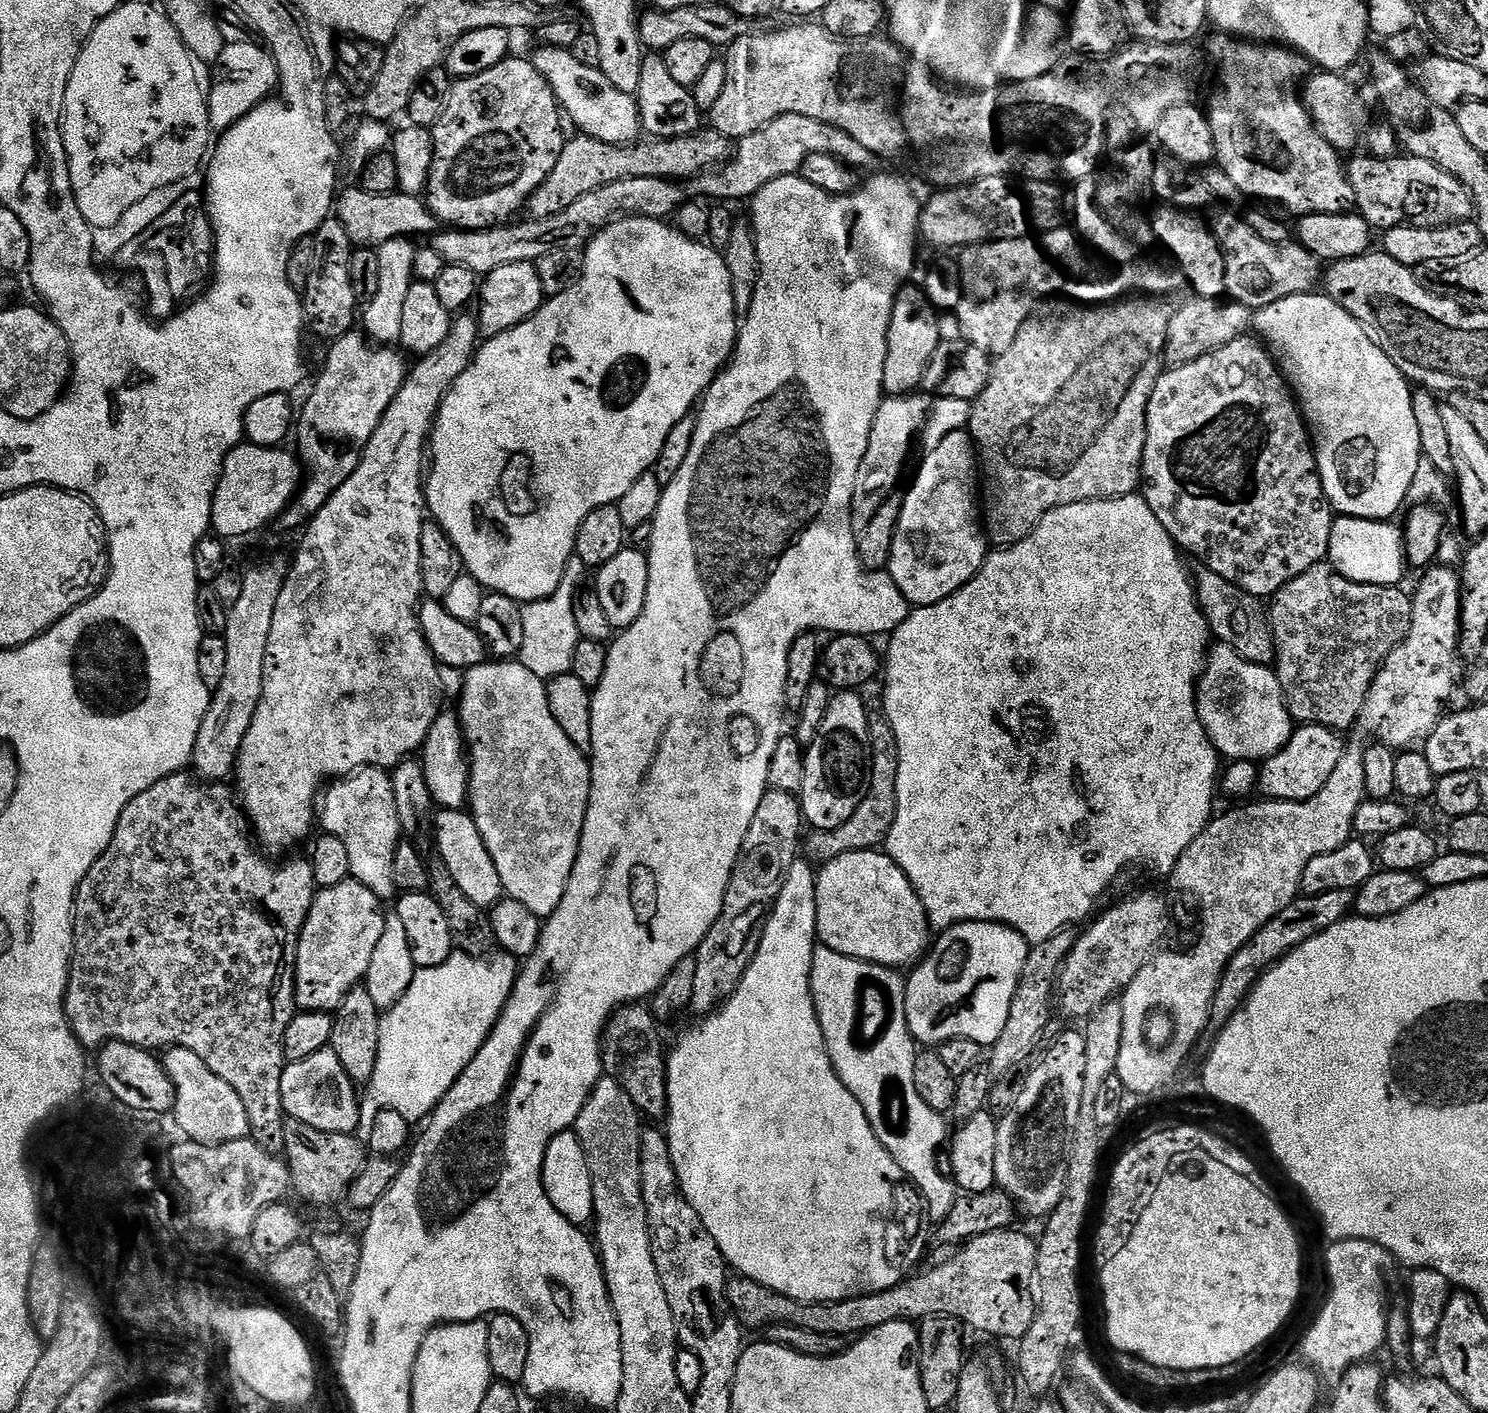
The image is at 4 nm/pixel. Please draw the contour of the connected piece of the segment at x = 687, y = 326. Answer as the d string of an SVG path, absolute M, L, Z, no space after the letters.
M645 216L617 218L612 223L607 224L605 228L600 229L583 249L580 275L576 277L576 281L562 294L545 299L542 307L529 320L522 321L521 324L514 326L508 332L503 332L497 336L485 339L479 345L478 351L473 355L472 363L469 364L467 370L458 378L458 382L454 382L454 386L446 394L446 398L440 407L440 412L436 415L430 437L430 471L426 476L426 508L431 515L432 512L436 515L433 516L435 523L439 524L441 530L447 534L450 542L454 542L454 546L458 550L460 560L465 566L467 575L472 576L488 592L497 592L503 596L508 596L511 600L517 601L521 605L529 604L535 600L546 598L550 594L554 594L554 590L558 590L558 586L562 582L562 574L566 570L566 562L570 562L570 558L576 551L576 535L582 526L582 522L586 522L589 514L602 506L606 506L607 504L619 505L620 499L626 494L626 490L630 490L630 486L634 486L634 482L638 482L638 478L644 475L644 473L655 469L656 459L658 458L658 454L662 454L662 446L666 442L666 438L670 435L670 430L674 430L674 426L678 426L678 422L682 422L682 418L690 415L693 409L697 407L698 401L708 391L709 386L716 381L717 376L720 375L731 357L732 349L736 346L737 335L738 313L734 306L734 292L732 290L732 283L730 282L730 270L726 266L723 255L717 249L713 248L711 244L699 240L691 240L689 236L681 234L671 223L664 220L651 220Z

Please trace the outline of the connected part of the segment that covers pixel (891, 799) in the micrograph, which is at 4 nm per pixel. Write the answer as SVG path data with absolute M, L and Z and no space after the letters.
M872 714L868 717L868 733L872 743L872 777L868 779L868 793L862 798L858 810L850 814L842 826L829 832L809 831L802 844L802 852L813 865L823 866L847 852L867 852L876 850L887 841L894 826L898 810L898 742L887 716Z

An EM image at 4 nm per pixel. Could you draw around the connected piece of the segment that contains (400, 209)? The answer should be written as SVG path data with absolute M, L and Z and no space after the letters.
M359 186L342 192L334 204L334 216L346 234L350 234L353 245L377 249L381 244L390 242L390 238L428 238L437 231L436 215L428 209L427 203L420 196L411 196L399 190L390 194L370 194Z

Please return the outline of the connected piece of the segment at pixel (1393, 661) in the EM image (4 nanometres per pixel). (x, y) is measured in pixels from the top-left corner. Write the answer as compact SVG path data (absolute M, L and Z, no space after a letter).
M1443 566L1429 567L1421 576L1424 577L1416 592L1411 593L1410 634L1382 662L1370 686L1370 694L1366 694L1358 721L1359 731L1364 731L1366 735L1372 736L1368 738L1393 750L1408 750L1427 740L1440 717L1445 715L1444 703L1451 698L1452 691L1458 688L1456 643L1460 640L1460 578L1451 567Z

